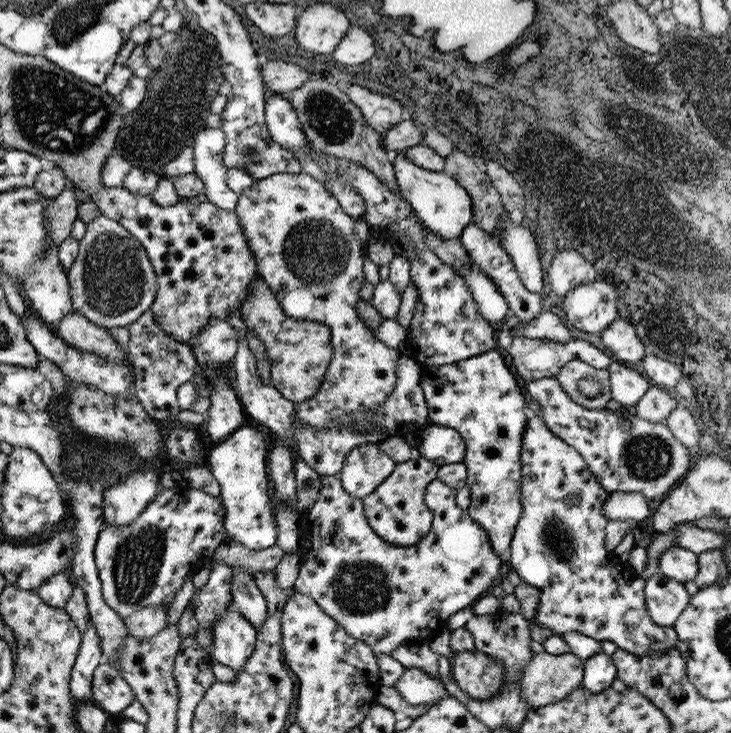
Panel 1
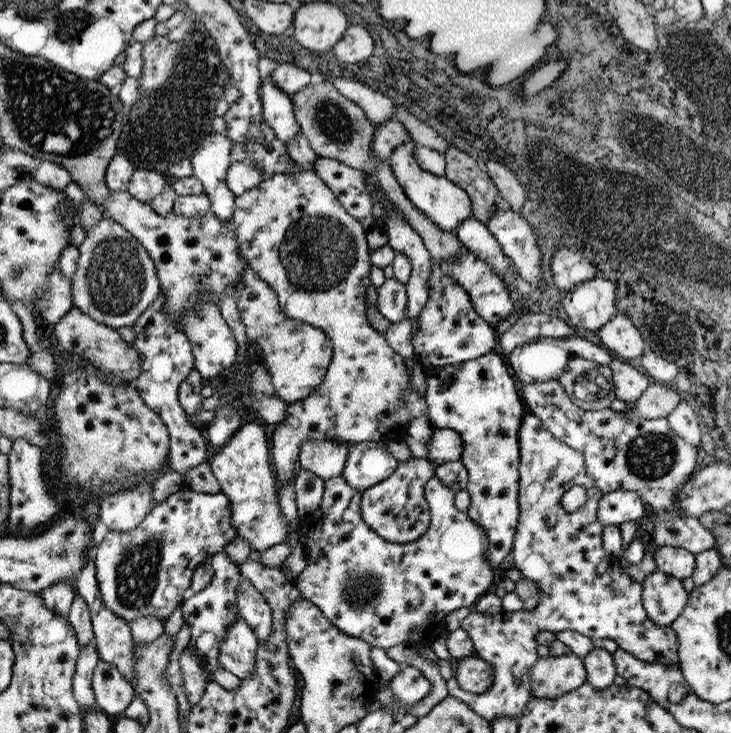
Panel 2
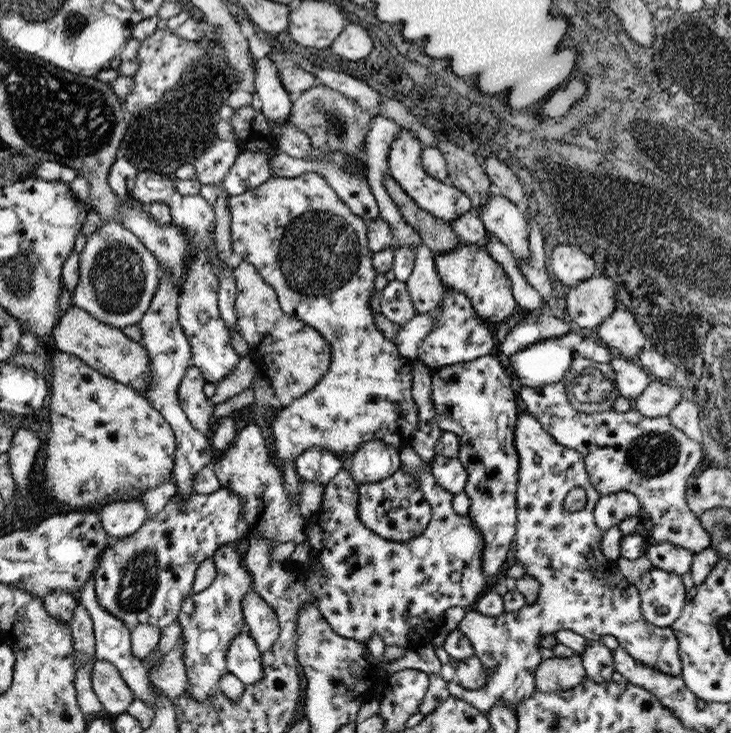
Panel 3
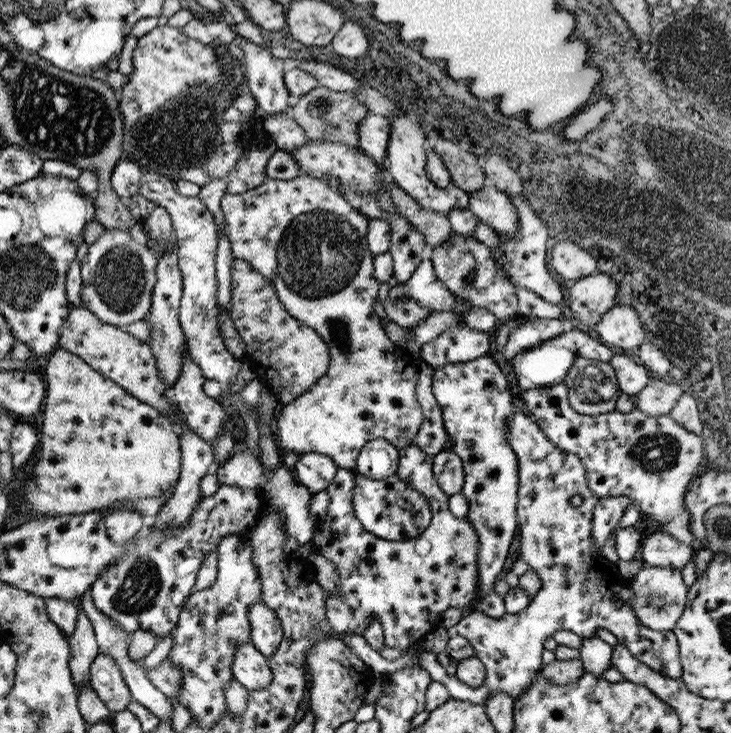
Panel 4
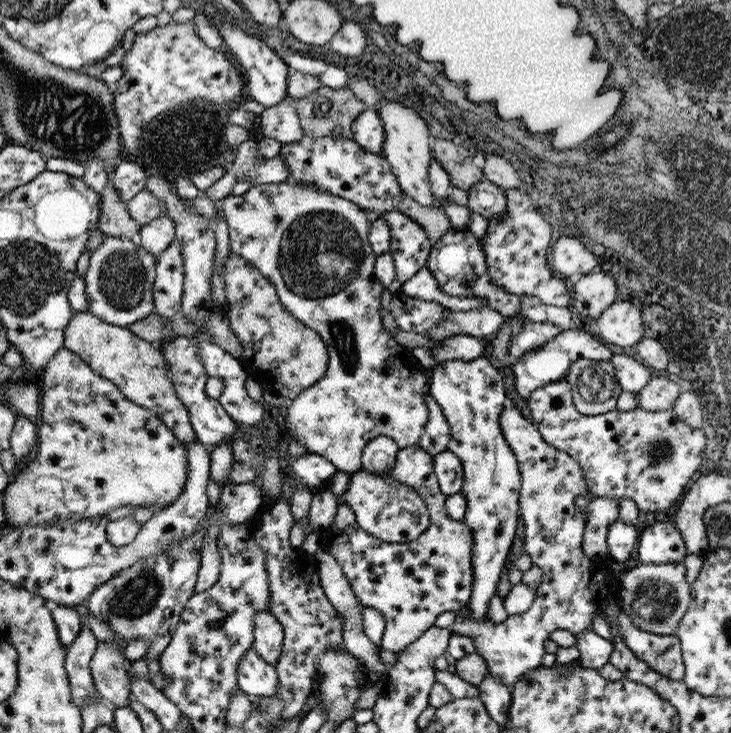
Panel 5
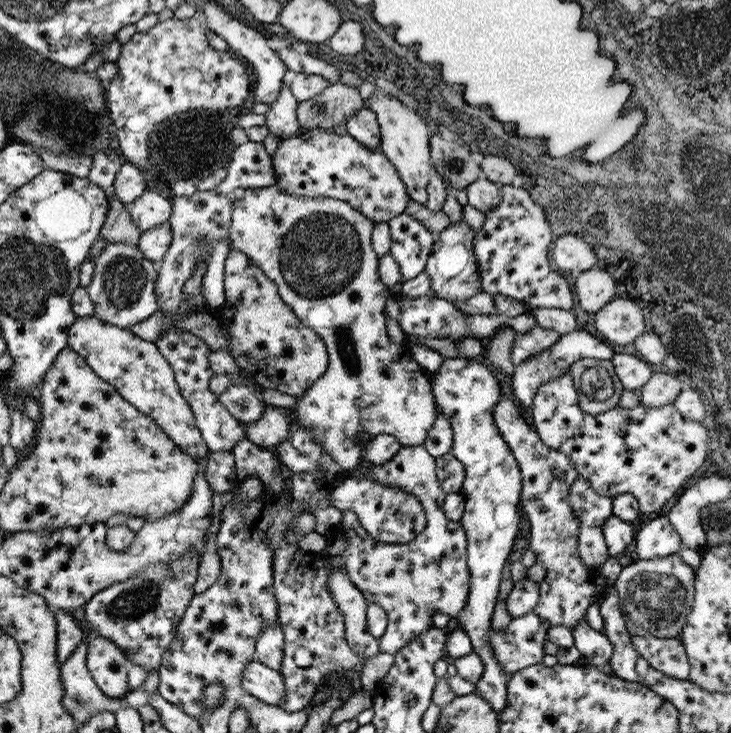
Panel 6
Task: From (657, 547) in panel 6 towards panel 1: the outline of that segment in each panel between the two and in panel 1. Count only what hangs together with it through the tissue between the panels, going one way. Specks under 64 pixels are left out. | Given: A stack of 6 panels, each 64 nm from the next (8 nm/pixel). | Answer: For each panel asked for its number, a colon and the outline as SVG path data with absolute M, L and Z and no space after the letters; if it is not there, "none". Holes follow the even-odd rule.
1: M675 546L659 556L659 572L677 582L693 582L697 576L697 554L687 548Z
2: M661 546L653 554L657 572L665 572L669 576L675 576L679 580L691 578L693 574L693 560L695 554L691 554L685 548L675 548L675 546Z
3: M653 540L647 546L645 556L653 564L653 568L675 572L679 576L689 572L691 558L693 558L693 554L687 548L675 546L671 542L653 542Z
4: M657 526L653 534L643 538L639 554L641 562L645 562L645 566L649 568L683 570L683 566L695 556L695 550L681 544L669 532L661 530L661 526Z
5: M655 520L639 534L637 560L641 564L681 564L687 548L681 532L671 524L671 520Z

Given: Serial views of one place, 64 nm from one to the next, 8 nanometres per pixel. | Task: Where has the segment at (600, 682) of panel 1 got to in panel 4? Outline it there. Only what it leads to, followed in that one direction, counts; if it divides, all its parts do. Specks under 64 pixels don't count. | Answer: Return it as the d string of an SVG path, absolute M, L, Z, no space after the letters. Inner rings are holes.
M585 638L579 648L579 662L583 662L585 672L601 678L611 668L611 654L613 648L601 638Z

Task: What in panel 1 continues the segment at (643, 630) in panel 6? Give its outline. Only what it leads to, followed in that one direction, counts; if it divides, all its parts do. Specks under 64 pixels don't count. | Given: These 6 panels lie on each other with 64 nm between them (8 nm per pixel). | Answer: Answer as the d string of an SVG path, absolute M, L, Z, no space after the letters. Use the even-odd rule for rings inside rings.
M661 572L645 580L645 598L651 622L663 628L673 628L691 602L691 594L685 590L685 584L671 580Z

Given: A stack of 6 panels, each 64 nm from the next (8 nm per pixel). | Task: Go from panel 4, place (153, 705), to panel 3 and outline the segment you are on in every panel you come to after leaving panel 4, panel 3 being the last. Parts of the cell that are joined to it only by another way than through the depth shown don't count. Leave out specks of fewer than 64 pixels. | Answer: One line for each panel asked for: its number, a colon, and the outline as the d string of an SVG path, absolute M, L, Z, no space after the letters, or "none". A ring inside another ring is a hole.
3: M93 574L91 578L87 580L87 584L83 586L83 590L79 590L77 594L77 604L81 608L85 608L85 612L89 614L89 620L93 624L93 636L95 636L95 660L105 660L109 662L111 666L115 666L115 670L119 672L119 678L123 678L123 682L127 684L127 688L131 688L131 692L135 694L135 700L141 700L145 702L147 706L153 706L155 704L155 690L151 686L151 680L147 678L147 670L145 666L141 664L141 660L137 660L133 654L131 654L131 634L129 634L129 628L113 618L111 614L107 614L101 606L99 606L99 598L95 598L95 582L93 582Z

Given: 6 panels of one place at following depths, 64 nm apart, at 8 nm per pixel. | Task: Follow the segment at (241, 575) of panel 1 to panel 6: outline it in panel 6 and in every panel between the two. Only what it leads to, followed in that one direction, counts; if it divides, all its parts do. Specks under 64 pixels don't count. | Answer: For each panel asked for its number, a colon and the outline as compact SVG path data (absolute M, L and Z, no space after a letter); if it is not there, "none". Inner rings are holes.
2: M245 576L241 578L235 600L239 606L239 620L245 620L247 626L255 630L255 638L259 638L259 646L263 646L271 636L271 610L267 602L263 602L261 594Z
3: M255 590L243 598L243 622L249 630L249 636L255 638L259 652L271 650L279 636L279 624L273 610L257 596Z
4: M253 602L253 606L249 606L247 620L251 620L251 646L269 660L283 638L281 622L263 602Z
5: M271 612L255 614L255 644L251 644L253 652L257 652L269 666L275 666L281 656L281 644L283 628L271 616Z
6: M277 622L263 626L259 640L255 640L255 654L253 660L275 670L279 674L281 662L283 662L283 630Z

